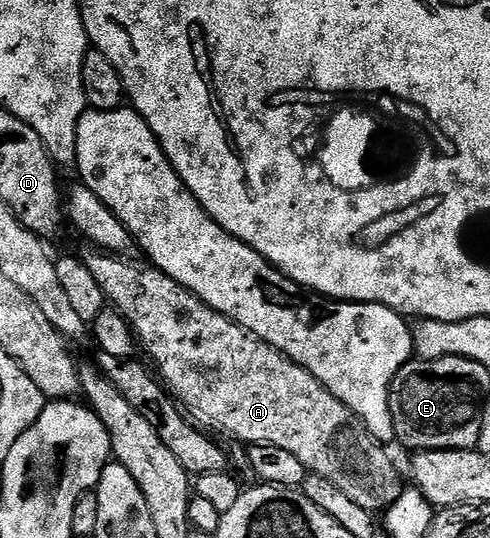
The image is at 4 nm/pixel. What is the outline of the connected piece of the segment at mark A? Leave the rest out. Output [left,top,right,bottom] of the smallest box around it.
[81,249,405,513]

